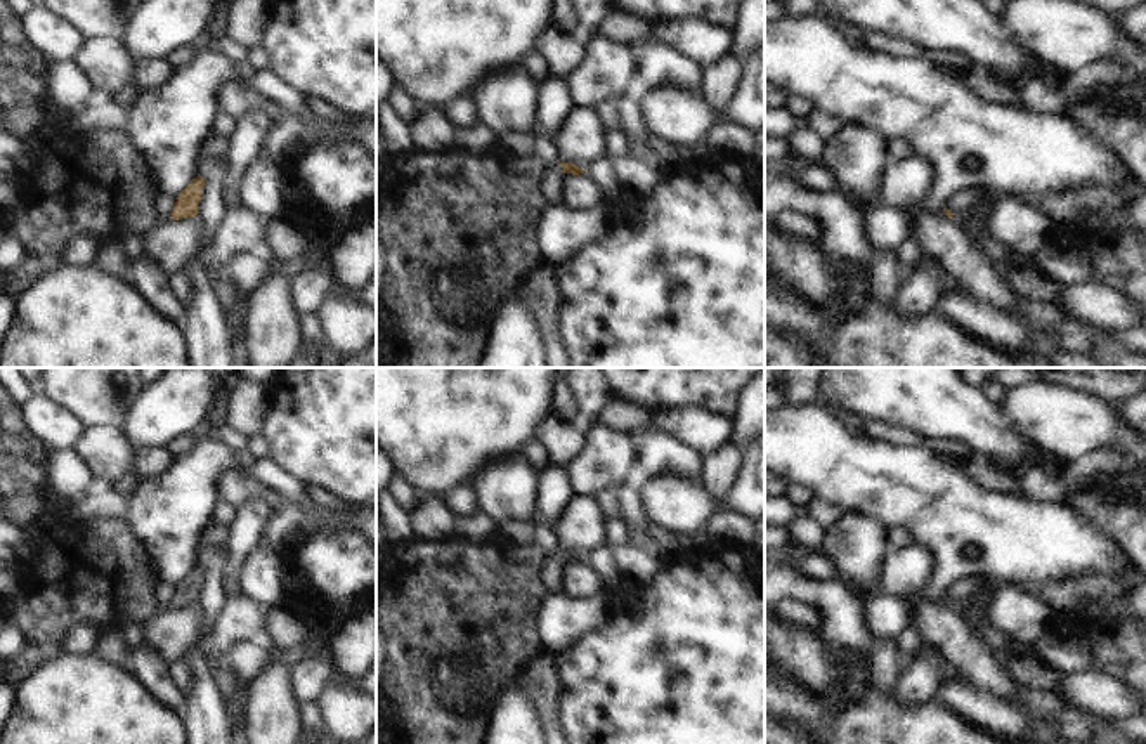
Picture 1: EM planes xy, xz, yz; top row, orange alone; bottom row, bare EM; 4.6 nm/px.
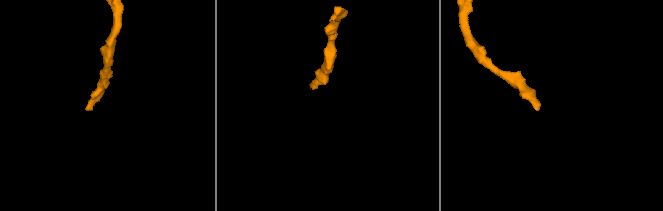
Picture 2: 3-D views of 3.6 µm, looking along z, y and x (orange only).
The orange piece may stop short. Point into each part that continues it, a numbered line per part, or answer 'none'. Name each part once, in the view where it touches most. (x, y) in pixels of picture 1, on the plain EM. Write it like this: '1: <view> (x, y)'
1: xz (550, 574)

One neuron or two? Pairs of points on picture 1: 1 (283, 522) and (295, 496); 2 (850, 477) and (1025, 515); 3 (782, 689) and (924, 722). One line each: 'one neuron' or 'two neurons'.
1: two neurons
2: one neuron
3: one neuron

